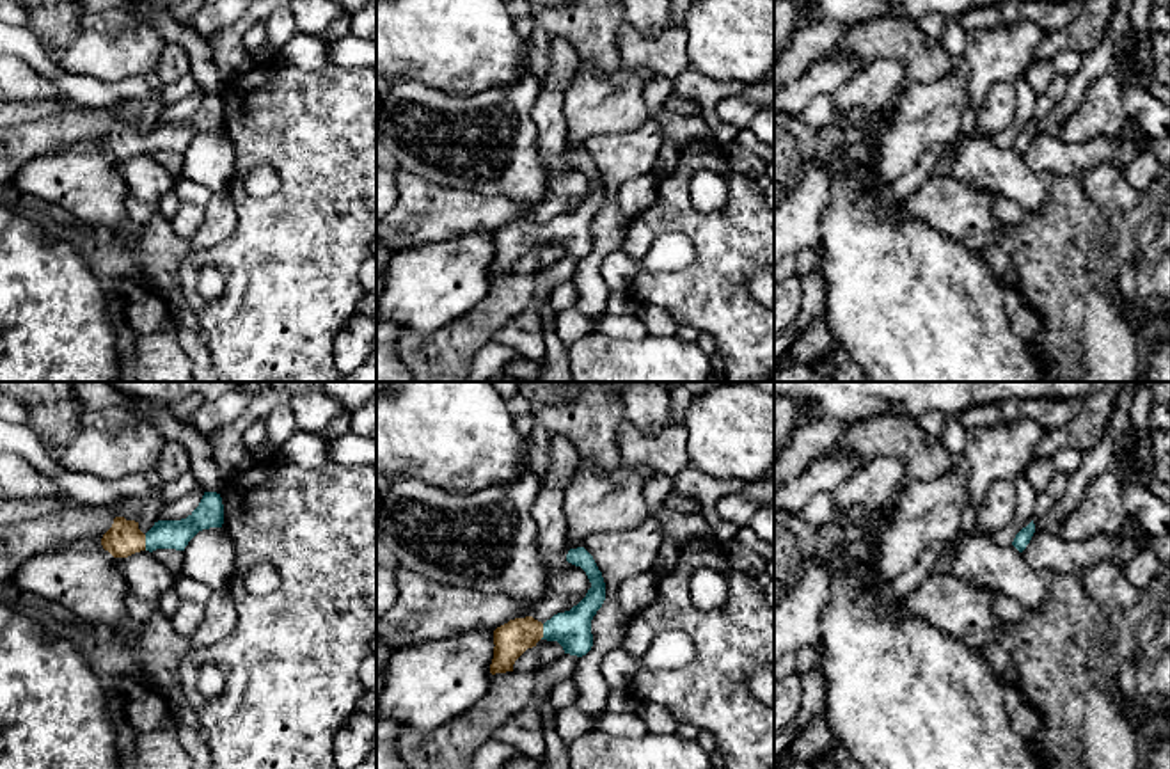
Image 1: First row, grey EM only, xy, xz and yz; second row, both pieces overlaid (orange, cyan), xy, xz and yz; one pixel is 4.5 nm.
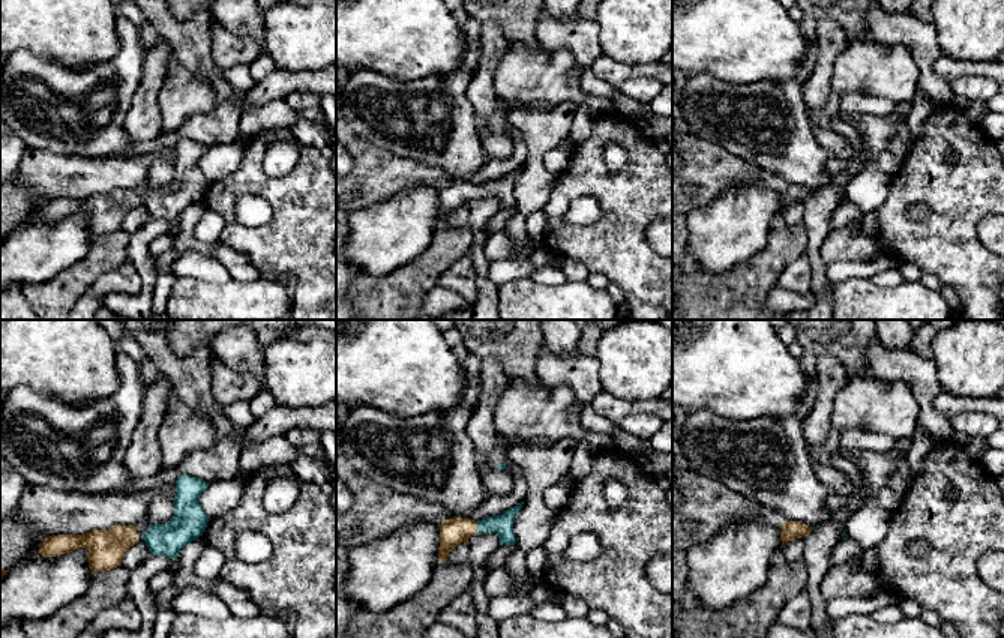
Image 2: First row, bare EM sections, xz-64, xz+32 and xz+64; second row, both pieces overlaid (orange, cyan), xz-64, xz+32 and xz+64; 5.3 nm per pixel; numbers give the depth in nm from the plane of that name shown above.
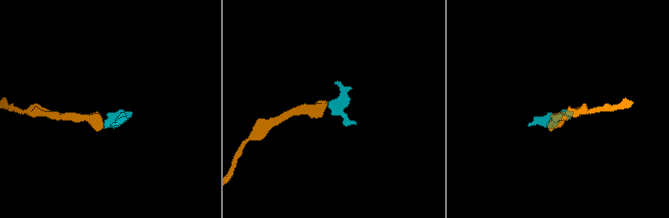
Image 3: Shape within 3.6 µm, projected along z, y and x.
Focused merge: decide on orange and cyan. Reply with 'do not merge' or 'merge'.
merge

